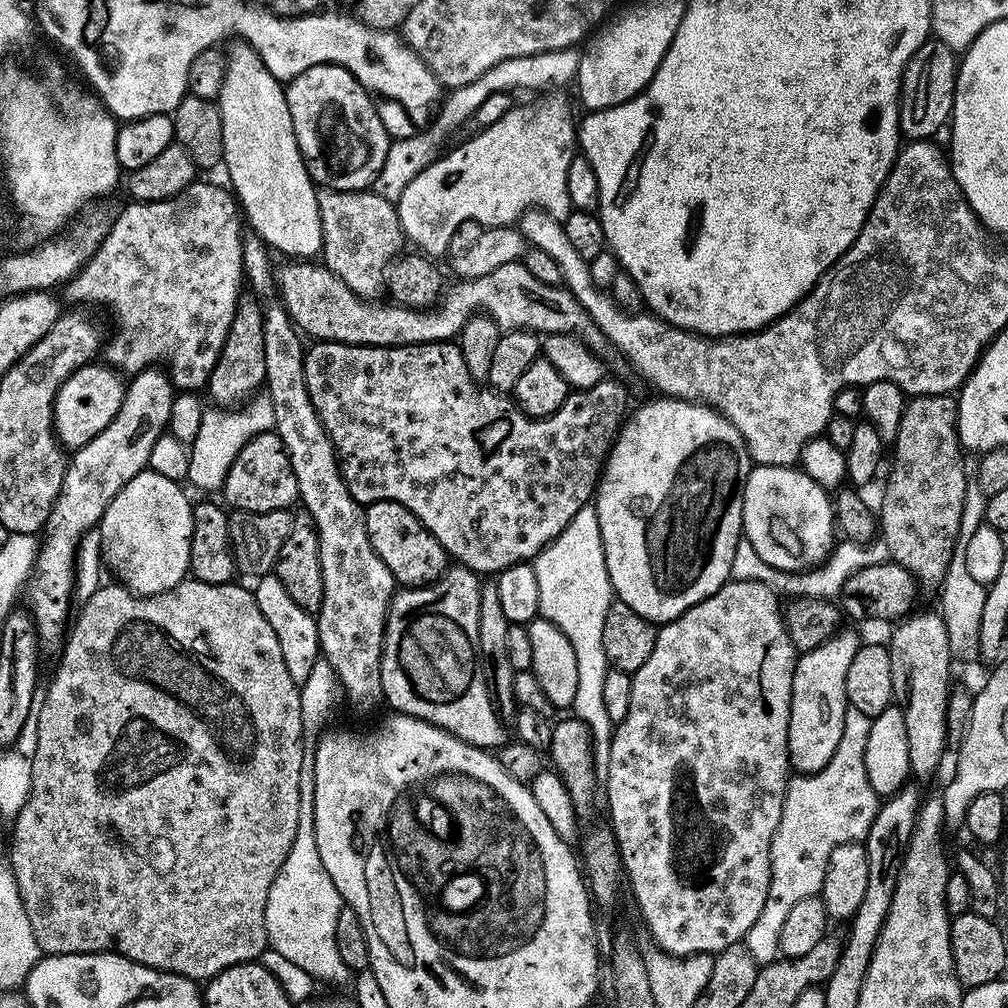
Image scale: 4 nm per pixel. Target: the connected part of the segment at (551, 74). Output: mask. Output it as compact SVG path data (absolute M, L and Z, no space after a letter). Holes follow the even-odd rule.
M565 50L563 52L543 52L541 56L519 56L513 60L503 60L482 74L474 82L470 82L461 88L451 89L443 97L438 111L430 127L405 140L392 140L388 145L386 162L382 170L376 175L374 190L382 198L393 202L400 199L402 190L427 164L432 163L437 155L436 147L440 140L444 140L455 128L460 128L469 123L471 116L478 106L482 106L486 98L495 92L505 92L515 90L514 88L548 88L544 90L560 90L563 84L571 85L576 78L576 71L580 65L581 53L576 50ZM436 152L436 153L435 153Z

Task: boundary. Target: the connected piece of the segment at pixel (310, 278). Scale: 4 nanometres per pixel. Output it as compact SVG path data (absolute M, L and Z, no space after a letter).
M284 262L280 269L275 269L274 275L280 303L288 311L293 324L305 337L313 336L311 339L316 342L332 340L335 344L361 344L370 348L452 342L472 316L485 312L504 332L523 330L550 336L571 334L597 354L606 348L603 334L572 293L563 286L538 282L522 262L498 266L498 270L490 270L490 274L473 280L457 279L456 284L449 283L443 289L435 306L423 311L393 306L388 302L376 304L380 302L361 298L330 269L316 262Z

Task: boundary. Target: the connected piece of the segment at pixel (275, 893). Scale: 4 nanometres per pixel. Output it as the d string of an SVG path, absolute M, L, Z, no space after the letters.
M306 758L300 779L298 834L294 834L294 846L290 846L282 870L278 870L270 886L270 898L266 898L268 948L294 962L313 981L329 980L332 984L351 981L354 974L338 958L338 946L334 946L334 926L341 907L338 886L330 882L330 874L326 874L326 866L318 858L318 842L314 838L314 766Z

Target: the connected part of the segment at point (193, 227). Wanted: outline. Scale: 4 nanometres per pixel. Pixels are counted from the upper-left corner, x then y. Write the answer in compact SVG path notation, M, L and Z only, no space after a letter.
M195 180L185 192L169 200L150 202L149 204L128 202L128 205L120 213L117 211L110 230L106 234L102 246L98 246L94 258L90 258L90 262L86 262L82 266L80 273L63 285L62 292L65 292L76 303L73 305L101 304L102 307L109 308L112 311L112 320L116 323L116 329L113 330L112 337L106 340L103 345L102 356L105 356L103 359L115 371L121 374L135 374L146 367L159 365L161 363L159 360L165 360L168 363L166 371L173 389L180 392L199 393L207 385L210 374L222 354L226 334L230 332L230 322L234 322L236 308L240 305L242 299L240 287L243 289L246 284L243 268L243 248L241 246L242 235L242 216L235 197L226 188L224 190L210 182Z

